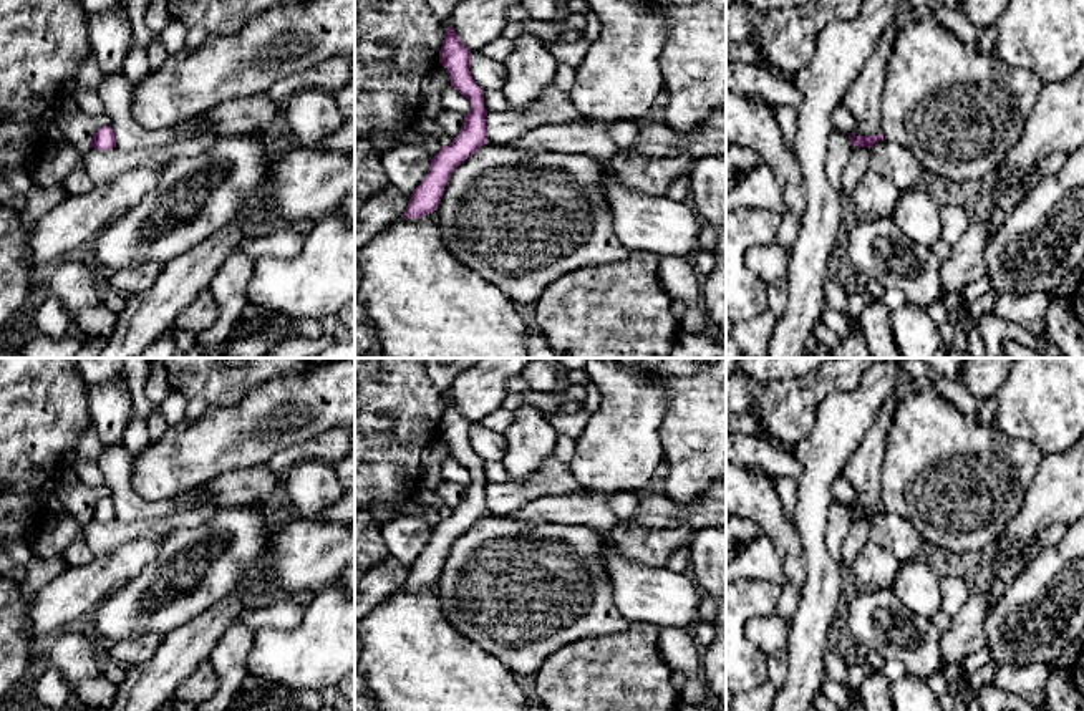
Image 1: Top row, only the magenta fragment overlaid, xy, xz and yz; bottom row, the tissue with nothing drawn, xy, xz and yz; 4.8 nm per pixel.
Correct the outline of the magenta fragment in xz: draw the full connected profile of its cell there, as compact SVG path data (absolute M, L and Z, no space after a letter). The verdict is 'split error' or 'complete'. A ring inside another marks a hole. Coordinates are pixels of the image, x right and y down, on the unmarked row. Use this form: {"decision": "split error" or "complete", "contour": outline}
{"decision": "complete", "contour": "M448 398L439 421L439 434L446 439L451 457L469 472L469 484L464 487L464 497L452 514L443 517L431 530L428 545L409 568L409 575L403 585L404 590L419 590L434 583L441 573L451 544L481 517L487 515L484 462L471 447L471 426L472 424L457 409L456 403Z"}

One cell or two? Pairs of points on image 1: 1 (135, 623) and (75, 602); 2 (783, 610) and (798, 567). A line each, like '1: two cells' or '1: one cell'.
1: two cells
2: two cells

